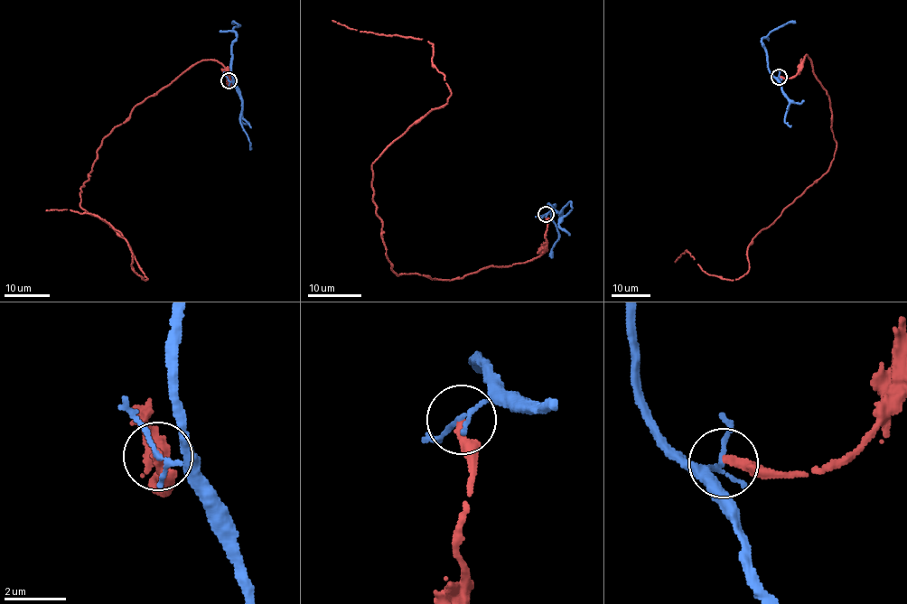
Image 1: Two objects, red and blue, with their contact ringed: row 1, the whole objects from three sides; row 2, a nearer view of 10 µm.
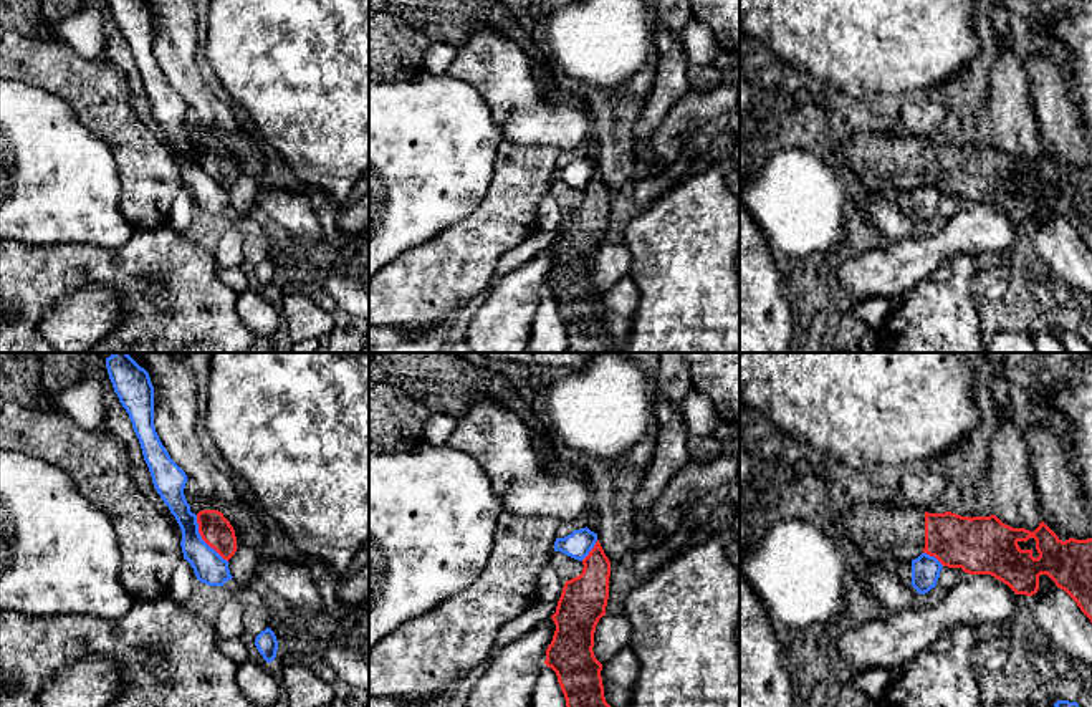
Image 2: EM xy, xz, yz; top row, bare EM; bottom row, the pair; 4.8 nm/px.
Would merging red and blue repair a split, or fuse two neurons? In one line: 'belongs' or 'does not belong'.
does not belong

